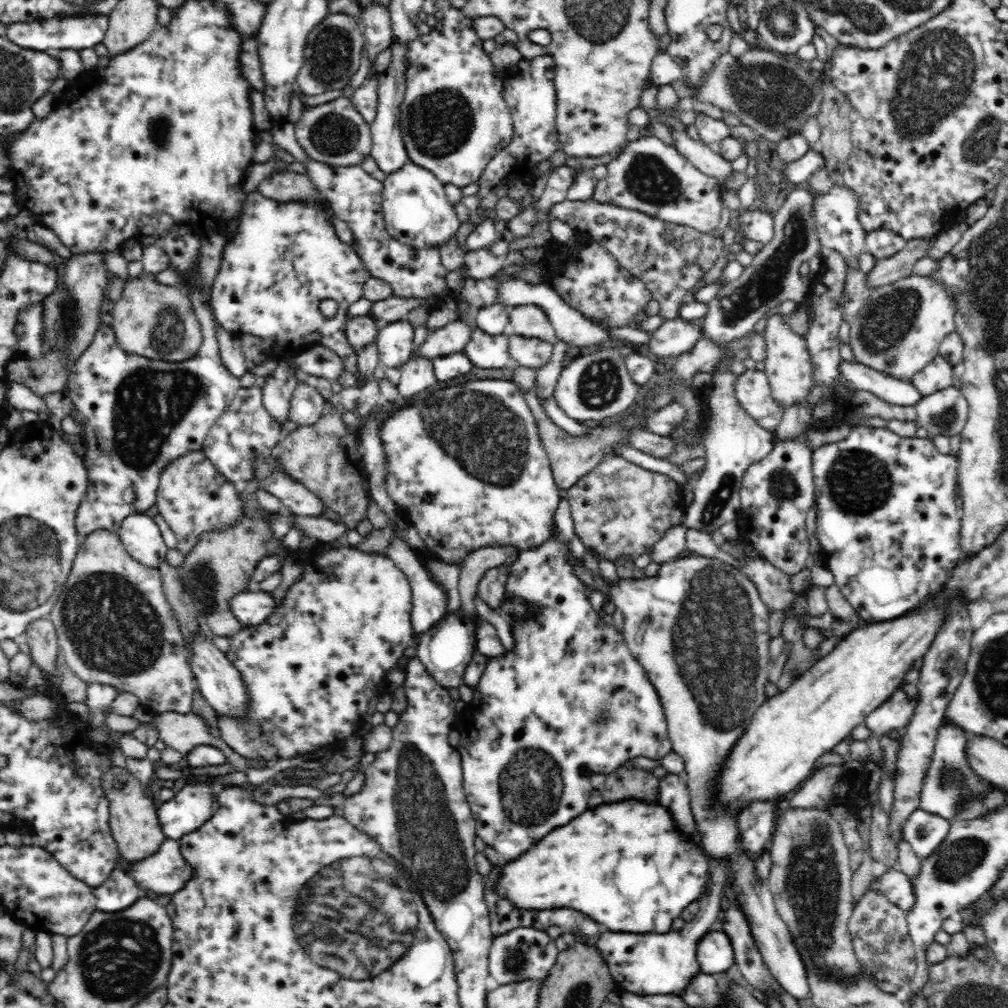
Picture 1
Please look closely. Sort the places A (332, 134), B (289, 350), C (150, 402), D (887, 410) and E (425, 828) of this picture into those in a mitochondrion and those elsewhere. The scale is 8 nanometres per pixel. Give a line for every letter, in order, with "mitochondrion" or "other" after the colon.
A: mitochondrion
B: other
C: mitochondrion
D: other
E: mitochondrion

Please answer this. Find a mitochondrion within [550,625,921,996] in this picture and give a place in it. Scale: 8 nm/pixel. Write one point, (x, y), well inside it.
(812, 884)

